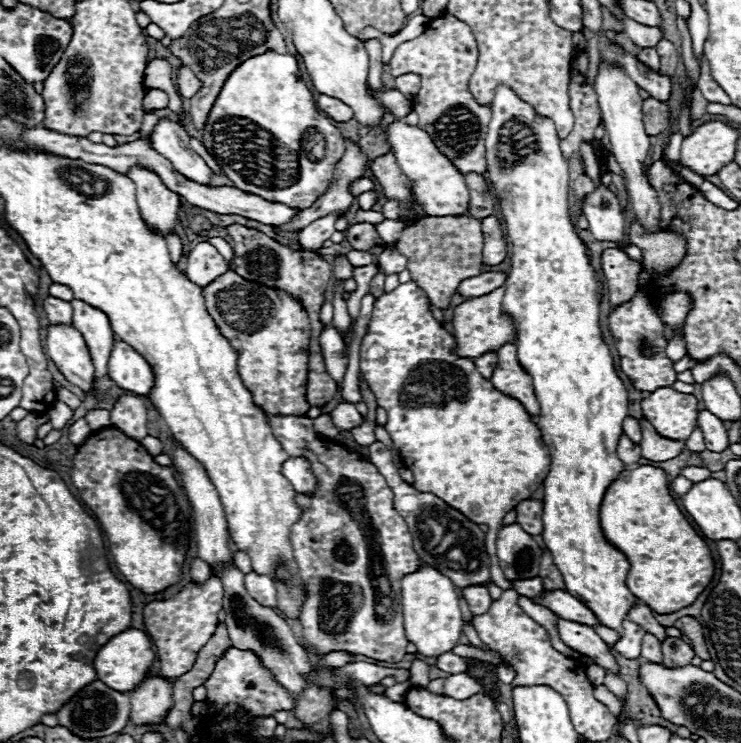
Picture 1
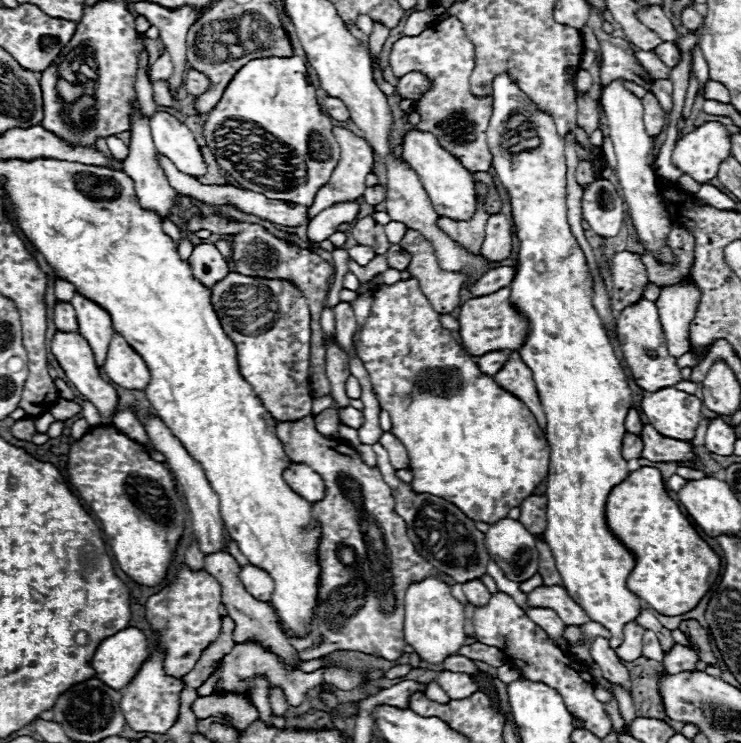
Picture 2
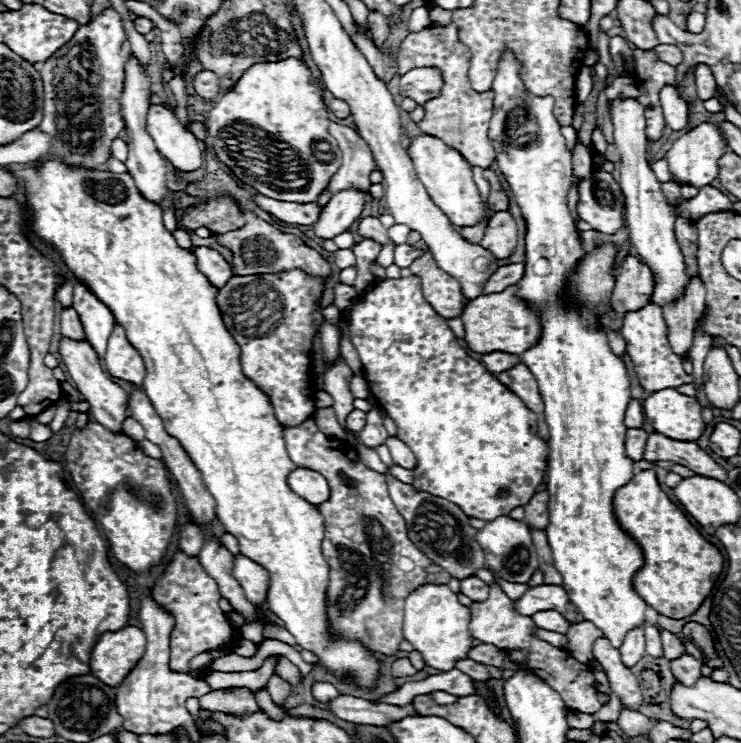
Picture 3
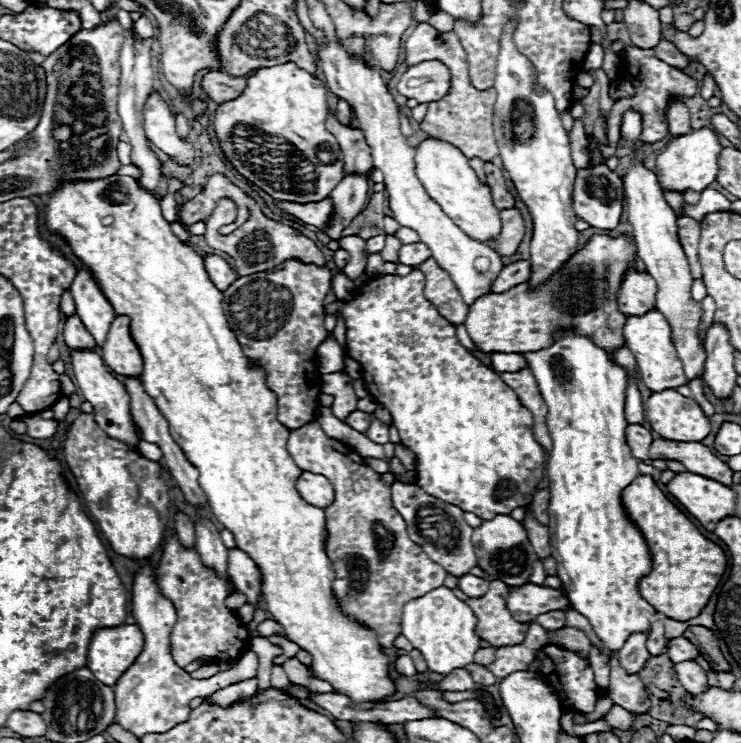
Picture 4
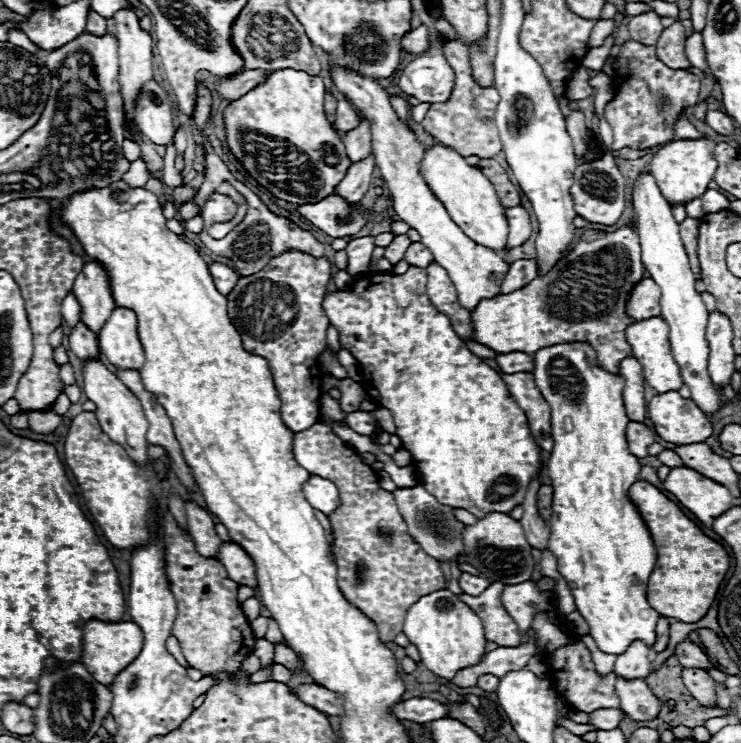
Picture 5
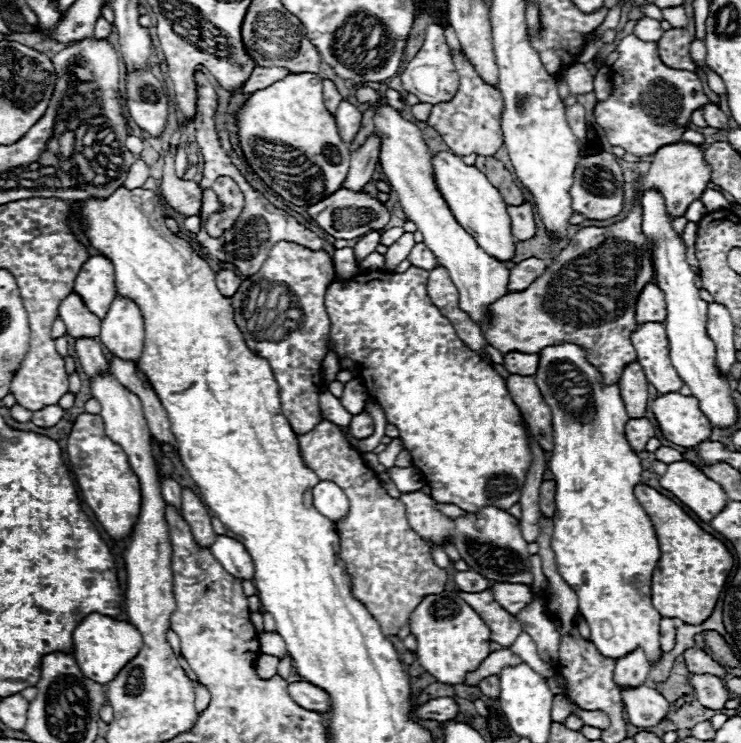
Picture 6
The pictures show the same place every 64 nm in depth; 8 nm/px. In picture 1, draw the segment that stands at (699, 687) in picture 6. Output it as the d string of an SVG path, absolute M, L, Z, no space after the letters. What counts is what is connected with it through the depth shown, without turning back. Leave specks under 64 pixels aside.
M668 636L662 642L662 654L664 654L664 666L676 668L676 666L686 666L694 658L694 650L684 642L682 638L672 638Z

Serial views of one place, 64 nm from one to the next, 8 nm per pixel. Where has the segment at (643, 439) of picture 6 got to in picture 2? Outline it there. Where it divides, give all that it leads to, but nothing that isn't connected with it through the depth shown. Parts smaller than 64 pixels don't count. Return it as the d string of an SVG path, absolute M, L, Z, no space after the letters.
M626 434L624 440L622 440L622 456L624 456L624 460L640 458L640 454L642 454L642 440L640 440L640 436Z

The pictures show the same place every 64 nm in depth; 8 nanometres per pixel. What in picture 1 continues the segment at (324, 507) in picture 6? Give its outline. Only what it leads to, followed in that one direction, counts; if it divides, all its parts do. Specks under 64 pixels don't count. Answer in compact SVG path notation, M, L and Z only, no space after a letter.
M288 458L282 464L282 474L290 480L296 492L314 492L316 490L316 478L312 472L312 464L308 458Z

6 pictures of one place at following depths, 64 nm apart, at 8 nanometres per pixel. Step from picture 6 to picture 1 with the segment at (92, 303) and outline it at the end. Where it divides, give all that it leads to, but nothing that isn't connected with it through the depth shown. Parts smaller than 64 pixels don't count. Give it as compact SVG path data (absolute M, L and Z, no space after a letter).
M72 300L70 304L74 308L72 326L82 334L88 346L94 364L94 380L100 380L108 374L108 360L114 346L114 332L110 320L102 310L92 308L82 300Z

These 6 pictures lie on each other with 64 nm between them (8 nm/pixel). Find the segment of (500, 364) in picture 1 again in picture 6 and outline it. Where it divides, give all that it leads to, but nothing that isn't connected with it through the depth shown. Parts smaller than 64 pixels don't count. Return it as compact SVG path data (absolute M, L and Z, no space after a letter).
M510 374L506 378L506 388L512 400L516 402L516 406L520 408L534 440L540 444L542 450L550 452L552 450L552 414L534 382L534 376Z

